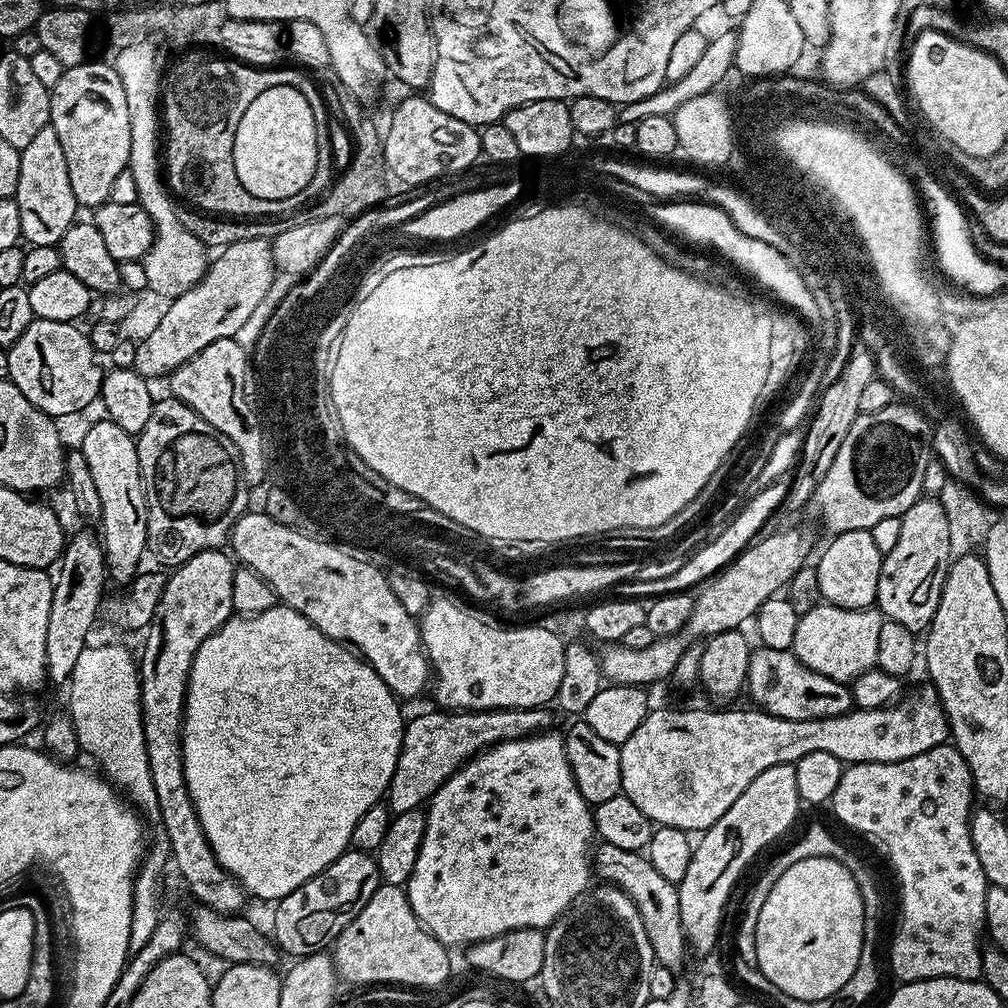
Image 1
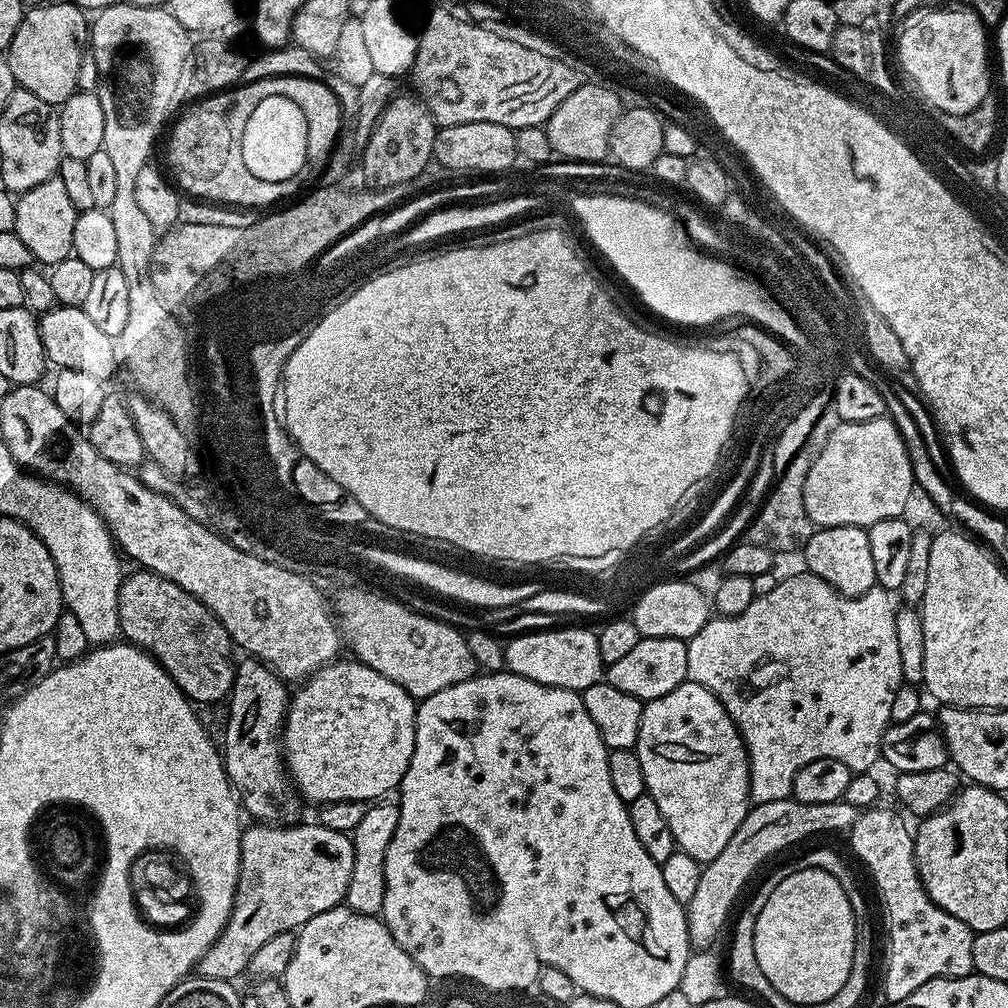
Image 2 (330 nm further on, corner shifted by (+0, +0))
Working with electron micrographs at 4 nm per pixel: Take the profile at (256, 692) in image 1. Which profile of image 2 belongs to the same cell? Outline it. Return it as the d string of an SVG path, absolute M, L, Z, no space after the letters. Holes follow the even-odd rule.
M347 658L337 659L335 662L326 665L325 668L318 669L312 673L307 680L299 685L300 688L295 689L294 695L291 697L288 705L288 714L284 722L284 735L282 737L282 747L284 750L284 762L288 769L289 777L301 797L305 801L313 800L316 806L333 804L334 802L344 802L346 800L363 800L365 802L376 802L384 796L388 791L399 789L400 779L406 774L406 770L410 766L410 758L414 754L414 734L416 733L416 705L417 701L412 699L410 693L402 690L402 686L398 686L394 682L390 682L390 678L386 678L382 674L378 674L378 670L374 670L370 666L357 662L355 659Z

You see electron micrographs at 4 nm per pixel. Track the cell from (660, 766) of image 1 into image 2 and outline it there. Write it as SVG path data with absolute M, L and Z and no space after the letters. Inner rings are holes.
M685 680L670 690L670 694L662 694L662 698L654 698L644 704L634 750L638 754L638 762L642 762L642 774L646 774L647 795L658 802L674 834L677 849L701 862L718 858L718 854L726 850L730 838L734 838L734 830L742 826L750 807L748 751L742 734L736 729L730 714L726 714L722 702L718 702L706 686Z

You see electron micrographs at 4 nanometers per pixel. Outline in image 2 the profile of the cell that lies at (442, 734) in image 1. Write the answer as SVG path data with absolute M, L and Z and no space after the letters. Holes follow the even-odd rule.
M252 822L240 833L240 873L234 894L234 906L222 934L202 954L195 971L206 978L235 981L235 976L244 976L250 958L258 946L270 942L274 934L296 932L318 914L345 903L344 895L350 886L350 874L354 874L354 846L347 832L330 830L318 822L297 822L287 826Z

